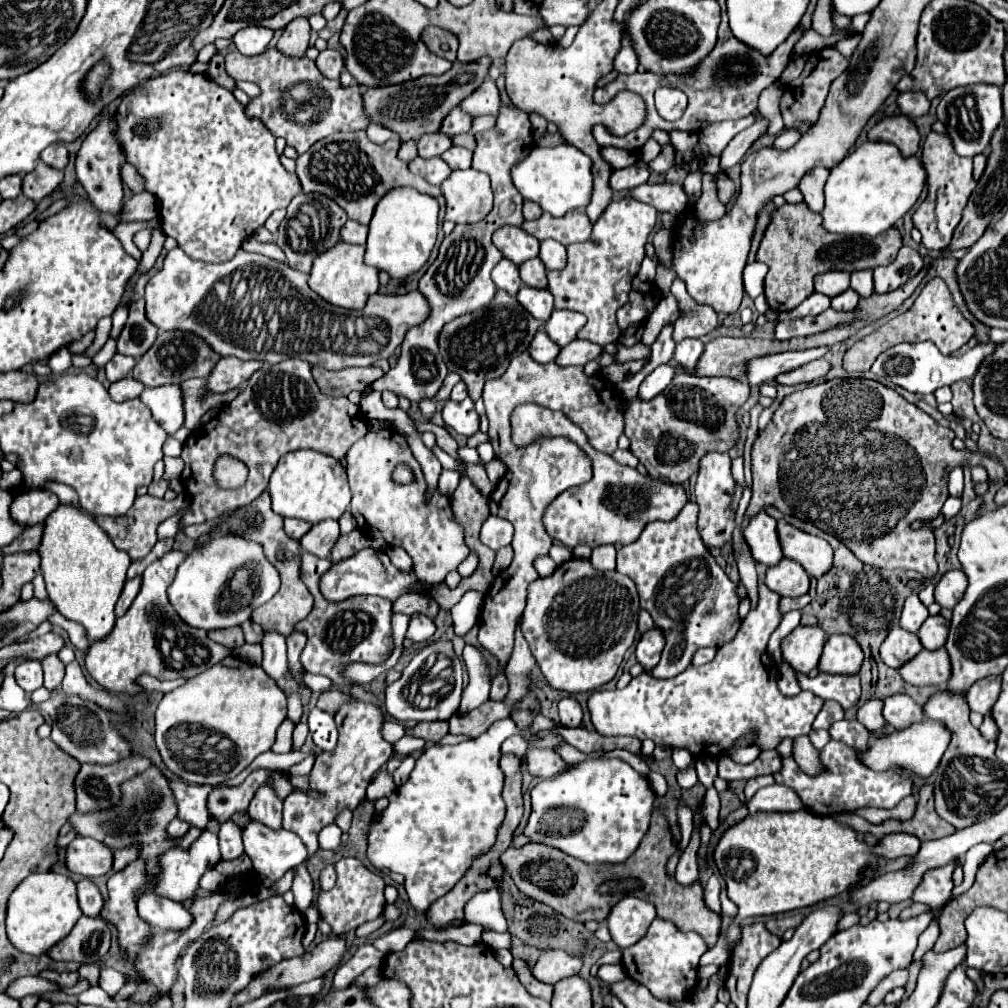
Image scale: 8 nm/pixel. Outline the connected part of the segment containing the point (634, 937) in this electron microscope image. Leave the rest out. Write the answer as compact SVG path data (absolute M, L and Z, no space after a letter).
M633 896L623 898L617 906L613 906L607 918L607 926L613 936L613 942L619 948L629 948L637 944L645 936L655 916L657 914L651 902Z

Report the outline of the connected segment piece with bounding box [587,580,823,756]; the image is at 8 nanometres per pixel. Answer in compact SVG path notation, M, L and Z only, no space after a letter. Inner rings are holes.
M759 582L759 604L755 610L747 614L743 620L737 636L729 642L723 644L717 650L717 656L713 662L703 664L703 666L689 666L683 674L669 678L669 680L657 680L649 674L639 674L635 676L627 688L623 690L597 690L589 696L589 712L591 712L591 722L595 730L601 736L635 736L639 740L651 738L657 746L669 746L669 748L689 748L697 756L715 756L719 752L729 750L737 738L741 738L749 730L757 730L757 746L763 750L775 748L785 736L797 738L803 734L811 732L811 724L815 716L819 714L823 700L813 696L811 692L799 692L793 698L787 698L779 692L777 688L777 664L771 660L767 654L767 640L773 634L773 630L781 622L781 612L779 612L779 594L769 590L765 582Z

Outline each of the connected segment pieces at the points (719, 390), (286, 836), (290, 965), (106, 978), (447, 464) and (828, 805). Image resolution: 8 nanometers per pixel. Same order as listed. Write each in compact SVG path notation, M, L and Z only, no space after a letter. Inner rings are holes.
M679 372L665 392L653 400L633 400L625 408L625 436L631 440L631 452L647 468L651 478L665 478L673 484L683 484L691 474L699 470L699 460L707 452L729 452L737 442L735 412L749 398L749 384L733 378L701 378L687 372Z
M249 820L243 826L241 832L243 844L245 844L245 854L251 858L253 862L253 870L259 878L261 886L271 886L275 880L279 880L287 870L291 870L293 866L299 866L305 858L307 858L307 850L305 844L301 842L301 838L289 830L269 830L265 824L257 822L257 820Z
M327 938L323 940L321 944L317 944L313 948L313 952L305 952L303 956L299 958L289 958L289 960L283 960L281 964L269 968L263 976L259 976L257 980L253 980L253 984L249 984L249 988L245 988L245 992L239 992L237 998L235 998L235 1004L241 1006L253 998L259 998L267 988L291 988L291 986L297 986L301 982L309 982L313 978L321 978L325 976L331 968L337 968L339 962L343 960L347 952L347 944L345 944L345 938Z
M103 968L101 974L99 974L99 986L109 994L113 996L115 992L119 992L119 988L127 982L127 976L113 970L113 968Z
M433 446L431 452L437 456L437 460L441 462L443 468L451 468L451 470L457 470L457 468L459 468L459 464L457 464L457 462L447 454L447 452L443 452L439 446Z
M831 740L819 754L823 772L817 776L809 776L797 768L795 760L783 758L783 766L779 772L773 774L777 784L785 784L793 788L799 798L805 802L805 806L815 812L815 814L841 814L841 812L851 812L857 808L865 806L877 806L877 808L893 808L899 804L899 797L905 798L912 794L913 779L895 774L895 772L875 772L867 768L859 758L853 748L847 744Z

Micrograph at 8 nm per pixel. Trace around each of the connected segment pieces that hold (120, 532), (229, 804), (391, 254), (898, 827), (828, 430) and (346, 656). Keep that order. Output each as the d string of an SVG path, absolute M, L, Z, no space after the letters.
M178 494L174 500L167 501L163 498L155 498L155 496L137 496L135 504L131 506L131 510L123 516L95 516L95 522L107 532L107 536L113 540L115 548L125 550L131 560L139 560L143 556L147 556L151 552L151 548L157 542L157 526L161 520L167 520L169 516L173 516L175 512L186 508L189 504L188 495Z
M255 770L247 776L247 780L241 786L235 786L235 788L219 786L219 788L215 788L207 800L209 814L213 818L217 818L219 822L227 822L231 818L231 814L245 810L249 806L257 788L263 786L265 780L269 780L269 778L271 778L269 770Z
M401 186L389 190L377 204L373 220L369 224L365 262L379 270L385 270L391 278L401 280L417 272L429 258L437 238L439 202L429 194L421 194L415 188Z
M925 784L919 792L919 802L917 802L917 812L911 820L901 822L901 820L885 820L877 826L869 824L865 820L863 824L863 834L873 834L873 836L885 836L889 832L911 832L919 840L933 840L933 838L943 838L947 834L953 834L955 828L945 822L937 812L935 812L935 802L933 802L933 784Z
M833 378L793 392L783 398L773 420L753 442L753 498L745 514L745 526L749 516L757 514L765 504L771 504L783 514L797 516L837 536L863 564L883 570L917 570L931 580L937 574L933 530L929 530L929 526L911 530L909 524L913 520L929 522L939 514L947 500L947 476L951 468L963 466L963 462L971 466L983 464L993 482L1005 476L997 460L983 458L979 452L955 450L951 446L953 438L953 430L935 424L921 408L873 380Z
M303 554L301 562L301 580L309 588L315 598L315 606L311 614L301 620L295 630L303 630L307 634L307 646L301 652L301 664L307 672L323 674L331 678L335 688L351 686L353 682L343 676L345 666L353 662L365 664L381 664L393 652L393 638L391 638L391 602L379 596L365 596L365 598L349 598L343 602L329 602L321 596L319 580L325 574L325 566L331 566L331 560L321 560L313 554Z

